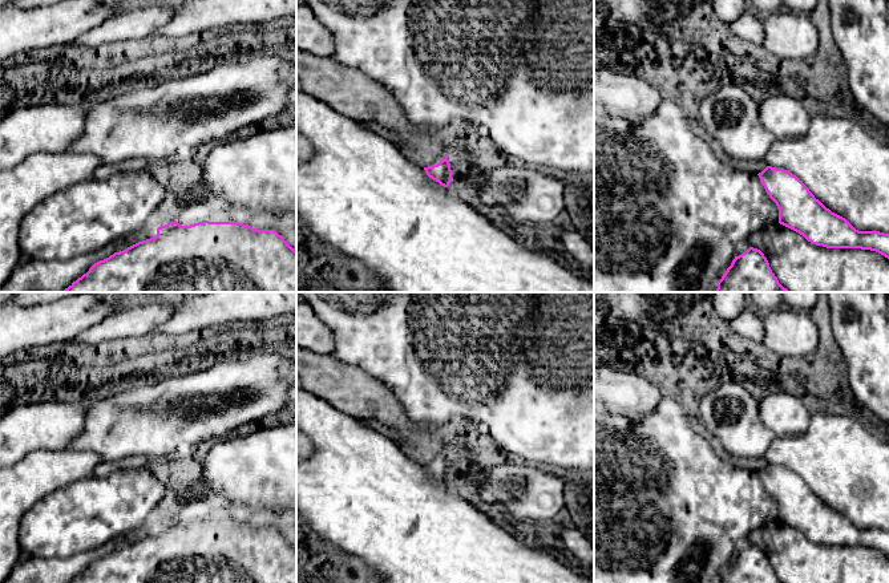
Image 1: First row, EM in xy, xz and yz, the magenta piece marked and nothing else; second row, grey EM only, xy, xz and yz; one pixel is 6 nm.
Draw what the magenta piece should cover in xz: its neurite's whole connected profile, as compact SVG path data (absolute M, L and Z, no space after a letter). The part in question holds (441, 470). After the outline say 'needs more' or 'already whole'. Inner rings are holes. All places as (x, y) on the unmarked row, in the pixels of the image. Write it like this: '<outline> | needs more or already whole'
M448 452L437 462L424 465L427 473L433 478L439 479L441 483L448 485L452 478L450 461L448 458Z | already whole

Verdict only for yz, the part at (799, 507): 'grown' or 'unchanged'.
unchanged

